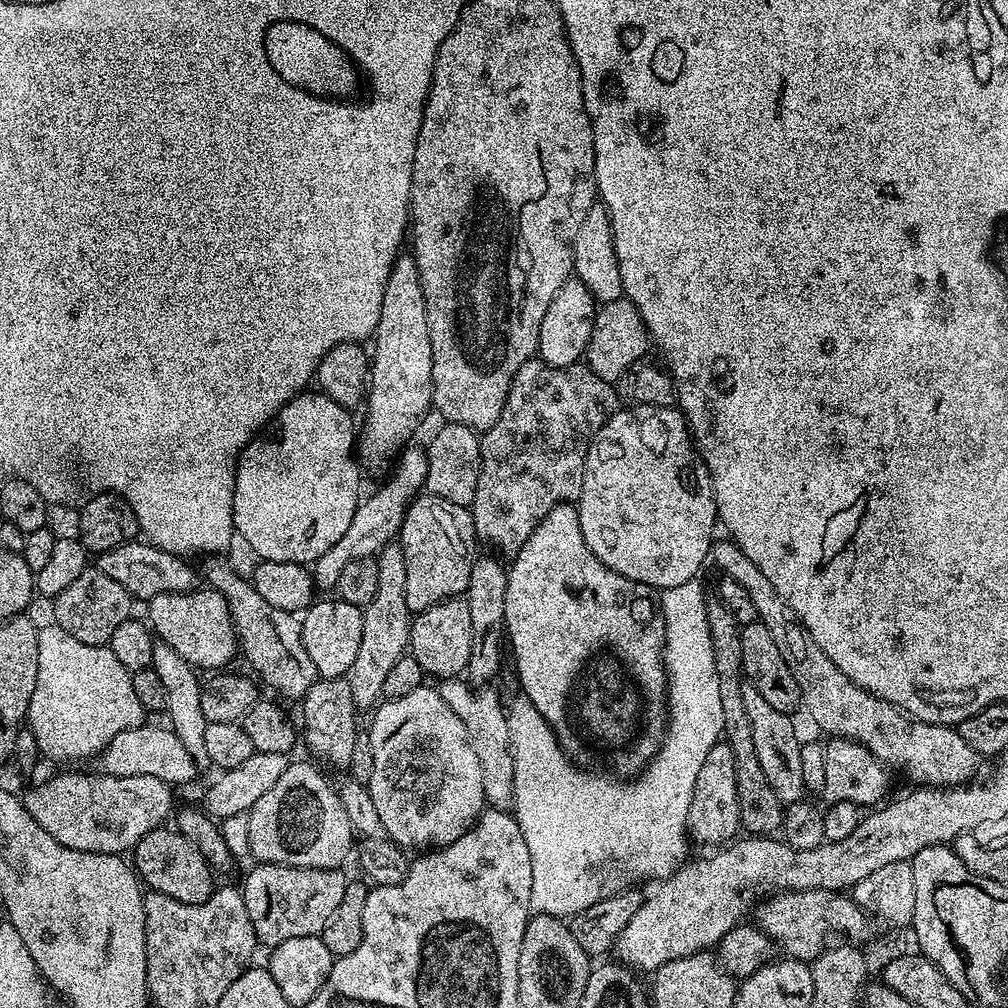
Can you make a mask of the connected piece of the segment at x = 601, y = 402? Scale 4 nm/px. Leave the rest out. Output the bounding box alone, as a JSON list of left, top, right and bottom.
[470,358,617,557]

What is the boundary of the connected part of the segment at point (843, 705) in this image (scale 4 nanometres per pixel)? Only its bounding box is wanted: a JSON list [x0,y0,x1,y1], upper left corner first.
[710,538,982,788]

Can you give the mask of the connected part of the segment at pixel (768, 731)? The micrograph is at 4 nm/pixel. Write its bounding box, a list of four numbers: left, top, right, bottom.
[742,682,806,806]

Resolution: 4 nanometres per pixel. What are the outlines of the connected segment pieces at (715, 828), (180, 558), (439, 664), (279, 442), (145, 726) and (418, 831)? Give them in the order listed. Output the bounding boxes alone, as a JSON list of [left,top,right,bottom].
[[688,742,740,846],[95,539,198,602],[408,599,474,681],[234,390,362,566],[98,723,198,786],[367,686,486,850]]

